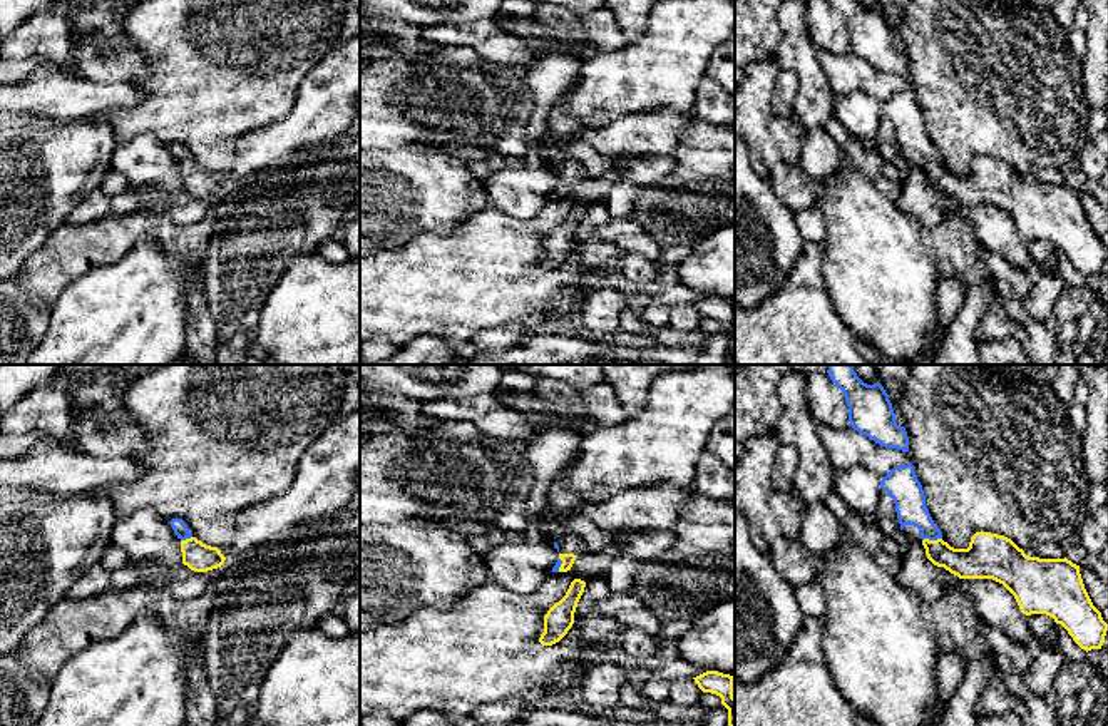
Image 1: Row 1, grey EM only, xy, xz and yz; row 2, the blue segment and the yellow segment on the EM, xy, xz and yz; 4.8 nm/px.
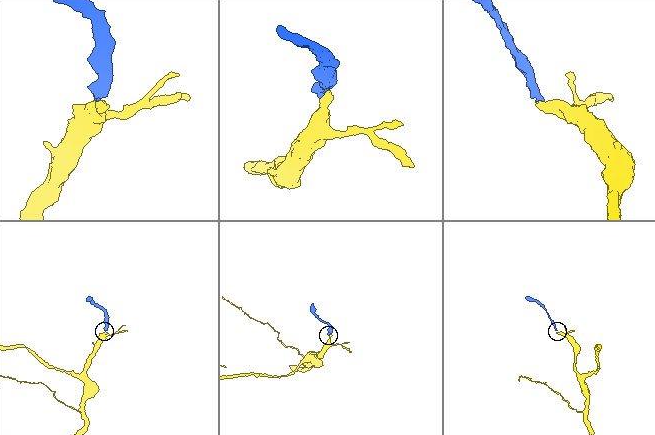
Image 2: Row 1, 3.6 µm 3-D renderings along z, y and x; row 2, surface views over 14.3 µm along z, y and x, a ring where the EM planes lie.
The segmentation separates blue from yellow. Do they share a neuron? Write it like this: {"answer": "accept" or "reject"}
{"answer": "accept"}

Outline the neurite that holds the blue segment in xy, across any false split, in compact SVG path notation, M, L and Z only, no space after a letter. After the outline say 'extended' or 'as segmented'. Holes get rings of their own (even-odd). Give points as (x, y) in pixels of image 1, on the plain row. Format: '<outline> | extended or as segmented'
M172 144L171 152L181 166L182 189L194 197L208 197L224 189L226 182L218 172L211 172L197 166L182 144Z | extended

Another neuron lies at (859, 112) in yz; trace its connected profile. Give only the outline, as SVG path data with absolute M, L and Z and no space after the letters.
M865 92L834 97L834 115L860 141L874 141L877 135L880 107L882 102Z

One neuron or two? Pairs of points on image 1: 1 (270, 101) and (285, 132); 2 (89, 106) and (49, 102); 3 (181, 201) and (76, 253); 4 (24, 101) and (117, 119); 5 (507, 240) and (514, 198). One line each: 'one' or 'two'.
1: two
2: one
3: two
4: two
5: two

